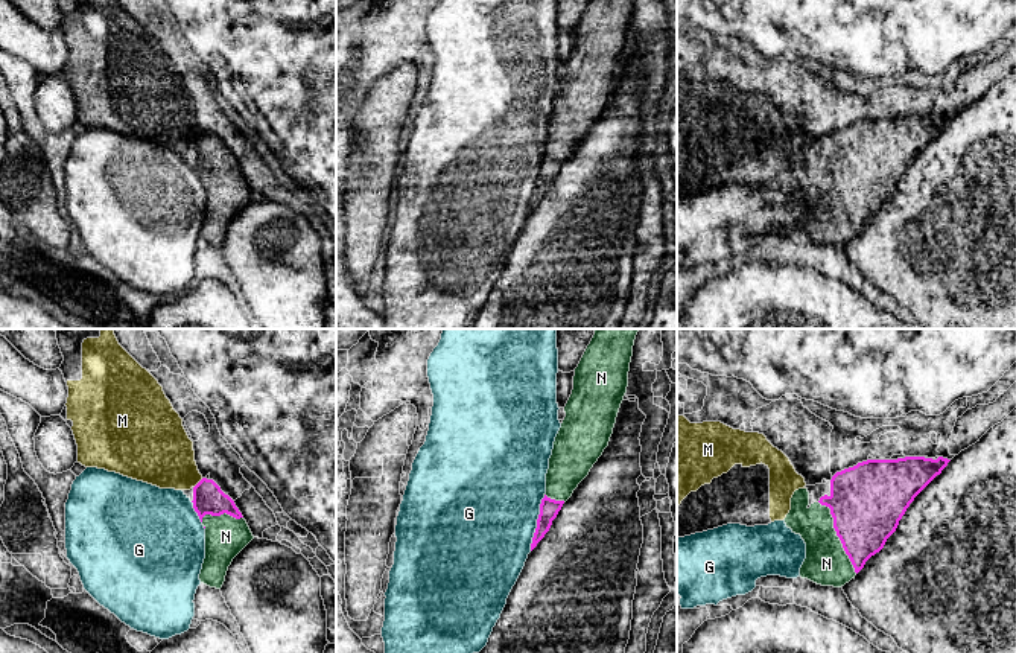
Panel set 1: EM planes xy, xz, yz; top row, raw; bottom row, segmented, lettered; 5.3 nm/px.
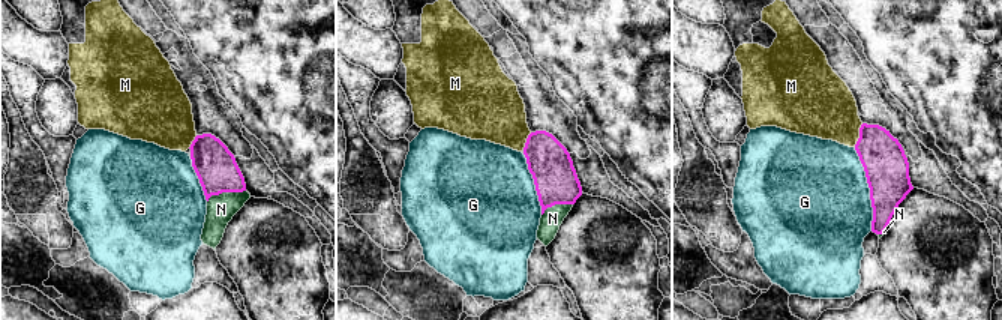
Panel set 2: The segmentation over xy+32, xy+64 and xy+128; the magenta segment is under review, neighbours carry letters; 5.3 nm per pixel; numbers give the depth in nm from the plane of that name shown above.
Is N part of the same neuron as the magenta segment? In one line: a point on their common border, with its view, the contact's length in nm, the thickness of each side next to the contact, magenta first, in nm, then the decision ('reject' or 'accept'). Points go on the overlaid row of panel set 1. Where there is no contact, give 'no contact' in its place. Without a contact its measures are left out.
meets magenta in yz at (837, 535); contact 440 nm long; 400 nm thick on the magenta side, 240 nm on the other; accept

